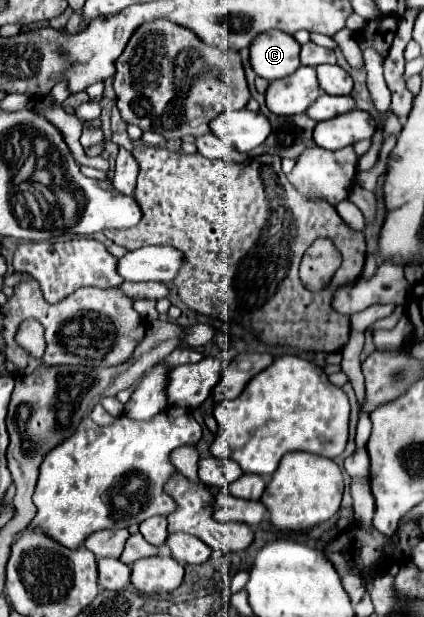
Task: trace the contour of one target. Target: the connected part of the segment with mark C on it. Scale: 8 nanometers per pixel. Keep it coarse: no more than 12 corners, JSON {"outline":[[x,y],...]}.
{"outline":[[284,32],[256,36],[254,72],[268,82],[300,66],[300,44]]}

